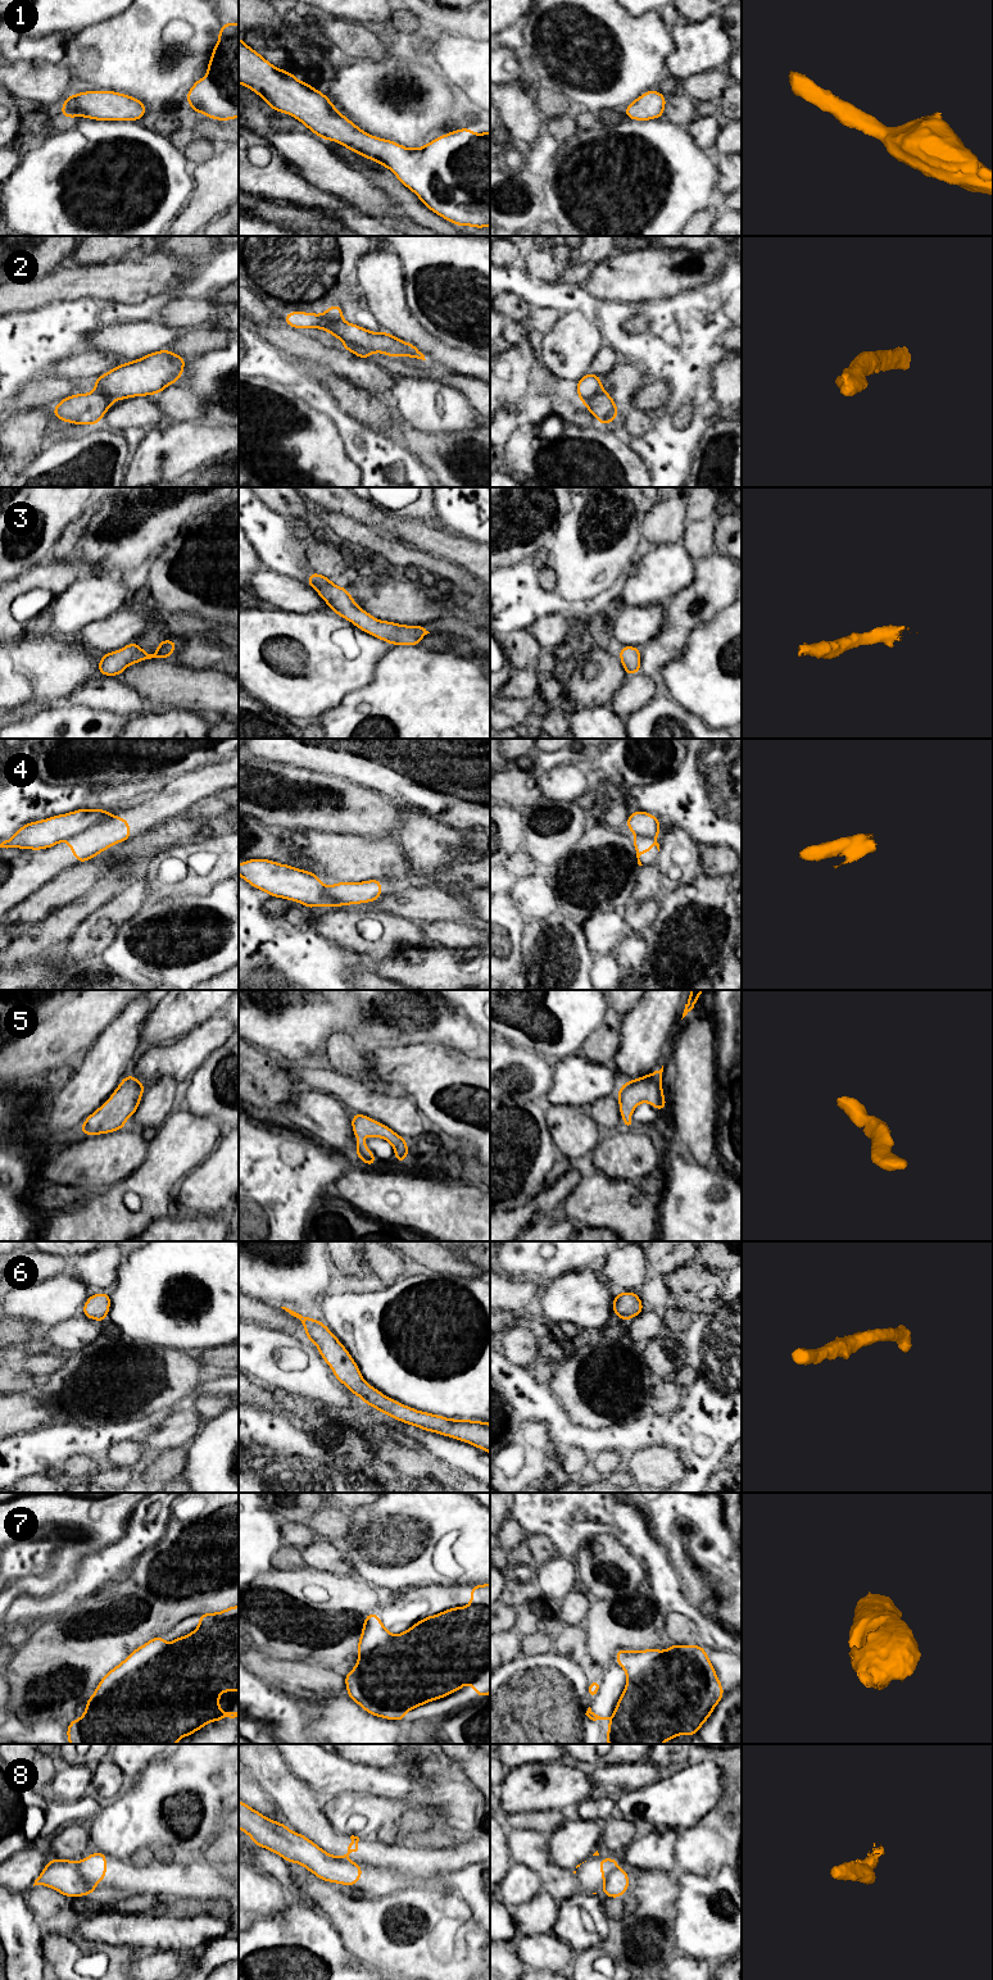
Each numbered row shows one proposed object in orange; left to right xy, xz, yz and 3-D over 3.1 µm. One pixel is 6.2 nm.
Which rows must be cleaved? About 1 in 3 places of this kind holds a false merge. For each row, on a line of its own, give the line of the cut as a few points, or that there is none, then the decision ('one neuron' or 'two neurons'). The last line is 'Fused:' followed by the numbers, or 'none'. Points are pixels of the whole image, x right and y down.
1: cut none; one neuron
2: cut xz (344, 341), (363, 346), (371, 353); two neurons
3: cut none; one neuron
4: cut xy (109, 816), (67, 839); two neurons
5: cut none; one neuron
6: cut none; one neuron
7: cut none; one neuron
8: cut xy (77, 1865), (80, 1875), (93, 1883); two neurons
Fused: 2, 4, 8

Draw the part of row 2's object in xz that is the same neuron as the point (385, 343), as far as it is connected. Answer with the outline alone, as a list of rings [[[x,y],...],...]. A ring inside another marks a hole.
[[[289,312],[285,323],[294,328],[321,328],[332,336],[355,346],[364,348],[371,353],[382,353],[393,358],[400,355],[425,359],[425,355],[409,342],[404,342],[389,332],[371,332],[363,327],[344,321],[326,322],[314,313]]]

